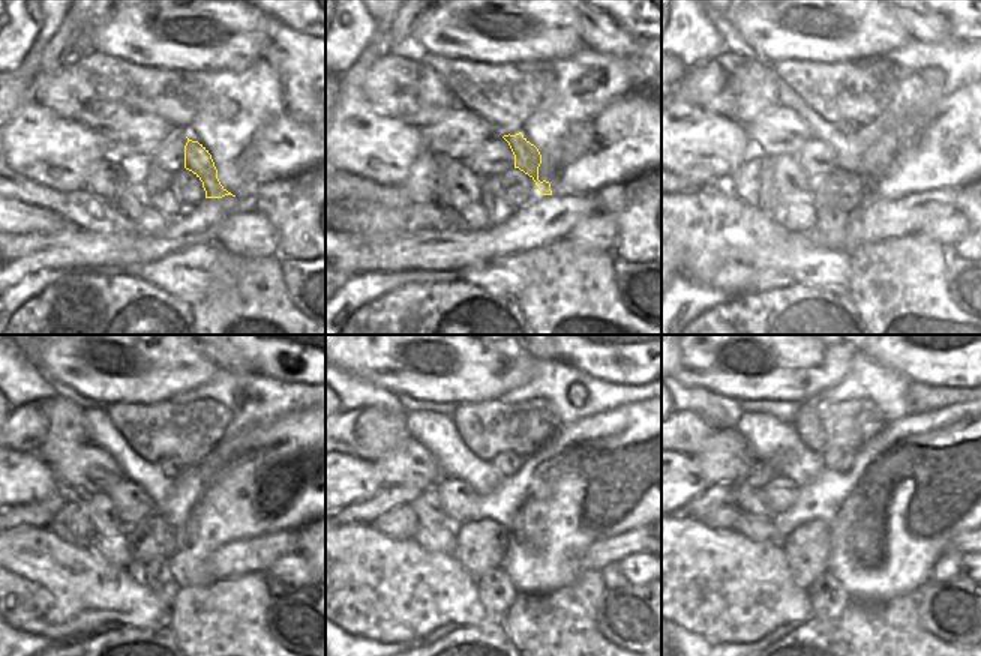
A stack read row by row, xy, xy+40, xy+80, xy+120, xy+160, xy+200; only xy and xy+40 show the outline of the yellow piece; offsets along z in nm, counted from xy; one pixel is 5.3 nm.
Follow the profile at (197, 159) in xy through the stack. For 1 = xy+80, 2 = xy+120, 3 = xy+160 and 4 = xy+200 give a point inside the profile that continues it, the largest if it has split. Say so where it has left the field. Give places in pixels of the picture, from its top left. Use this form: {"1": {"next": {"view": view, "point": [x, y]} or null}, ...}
{"1": {"next": {"view": "xy+80", "point": [851, 149]}}, "2": {"next": {"view": "xy+120", "point": [171, 469]}}, "3": {"next": {"view": "xy+160", "point": [506, 463]}}, "4": {"next": {"view": "xy+200", "point": [836, 458]}}}

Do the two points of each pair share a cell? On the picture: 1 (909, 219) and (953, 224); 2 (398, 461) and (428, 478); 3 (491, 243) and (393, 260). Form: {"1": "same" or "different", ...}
{"1": "different", "2": "same", "3": "same"}

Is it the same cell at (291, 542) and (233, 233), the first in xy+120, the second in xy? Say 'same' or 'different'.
different

